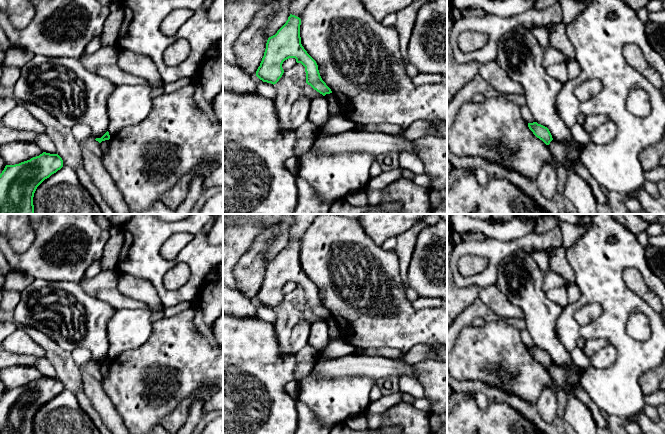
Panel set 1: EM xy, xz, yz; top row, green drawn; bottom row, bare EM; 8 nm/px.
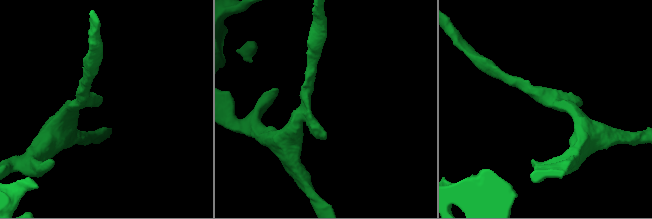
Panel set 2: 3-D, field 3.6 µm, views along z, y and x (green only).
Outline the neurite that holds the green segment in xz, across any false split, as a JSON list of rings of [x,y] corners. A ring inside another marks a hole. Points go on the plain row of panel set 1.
[[[290,238],[286,247],[277,255],[277,257],[268,262],[264,280],[256,295],[256,300],[263,306],[276,308],[282,301],[284,294],[282,288],[289,282],[295,282],[297,287],[301,287],[305,291],[306,307],[314,314],[325,320],[332,317],[331,313],[322,304],[316,285],[307,277],[301,268],[300,261],[301,243]]]

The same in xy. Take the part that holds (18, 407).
[[[43,376],[15,389],[6,389],[0,398],[0,434],[34,434],[33,421],[37,411],[63,391],[58,378]]]

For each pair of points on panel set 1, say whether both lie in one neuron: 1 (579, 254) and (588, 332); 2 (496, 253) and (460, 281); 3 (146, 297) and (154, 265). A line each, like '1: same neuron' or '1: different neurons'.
1: same neuron
2: same neuron
3: different neurons

